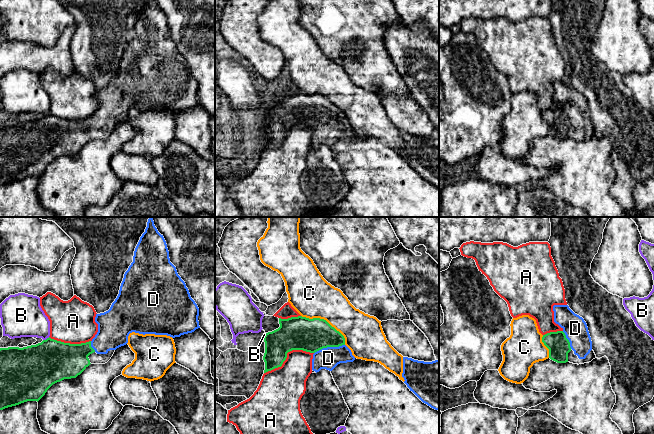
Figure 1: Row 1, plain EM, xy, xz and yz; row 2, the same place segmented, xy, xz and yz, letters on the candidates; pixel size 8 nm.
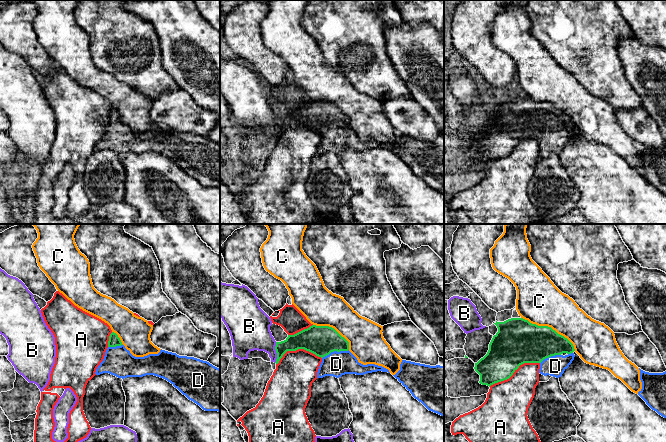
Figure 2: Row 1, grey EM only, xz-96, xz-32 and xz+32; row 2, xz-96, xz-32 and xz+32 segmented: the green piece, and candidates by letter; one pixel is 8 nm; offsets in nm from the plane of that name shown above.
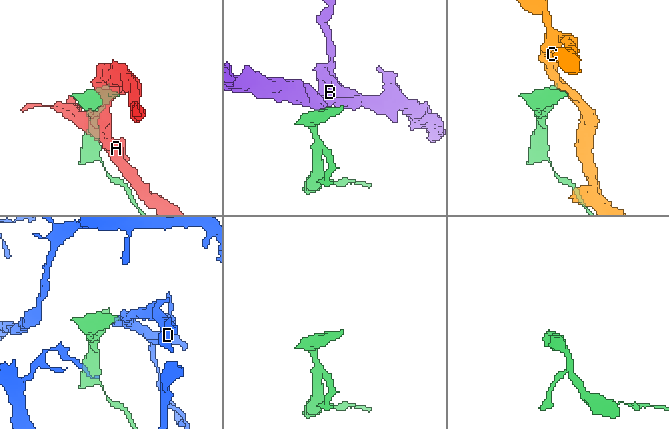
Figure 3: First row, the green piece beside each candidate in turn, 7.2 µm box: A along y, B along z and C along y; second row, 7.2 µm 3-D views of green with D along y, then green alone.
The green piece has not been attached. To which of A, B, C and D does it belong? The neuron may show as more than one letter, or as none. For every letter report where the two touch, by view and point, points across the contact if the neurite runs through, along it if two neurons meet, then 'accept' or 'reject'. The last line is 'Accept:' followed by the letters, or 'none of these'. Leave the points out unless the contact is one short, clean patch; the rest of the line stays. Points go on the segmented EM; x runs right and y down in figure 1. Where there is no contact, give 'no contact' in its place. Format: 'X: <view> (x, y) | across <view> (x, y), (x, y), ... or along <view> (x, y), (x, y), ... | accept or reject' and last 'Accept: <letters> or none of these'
A: xz (286, 355) | reject
B: xy (47, 338) | along xy (49, 337), (43, 340) | reject
C: xz (325, 320) | reject
D: xz (329, 346) | across xz (311, 335), (318, 336), (329, 346), (328, 358) | accept
Accept: D

